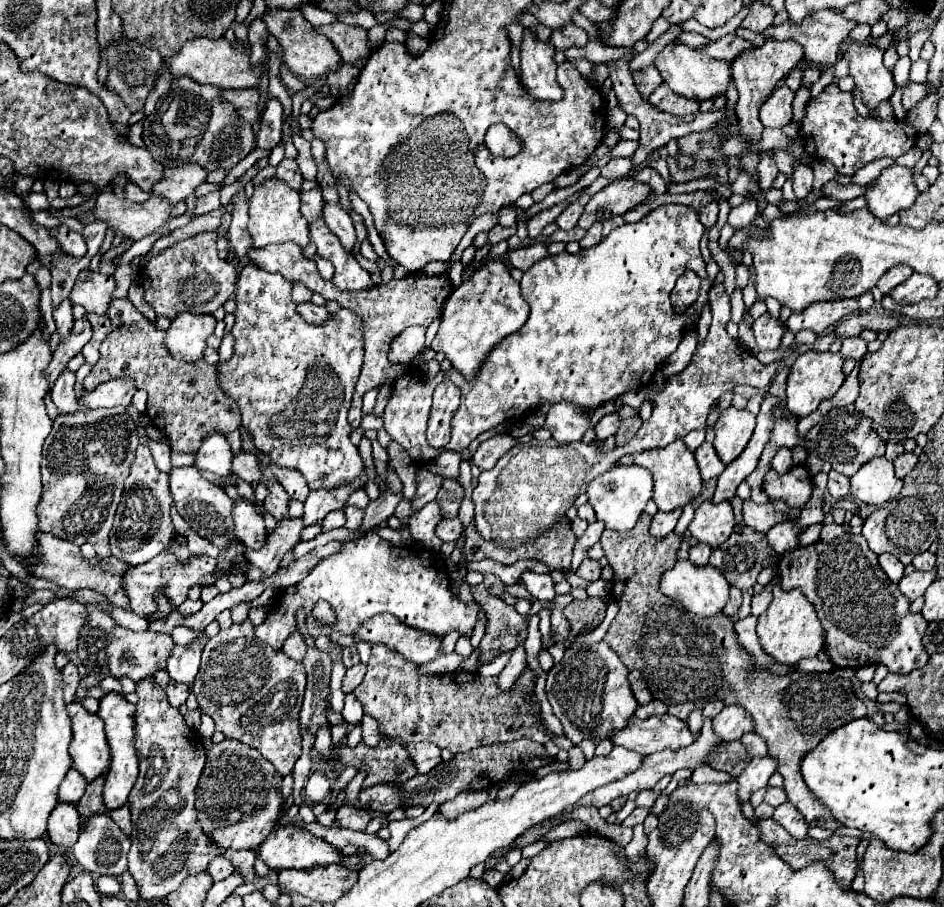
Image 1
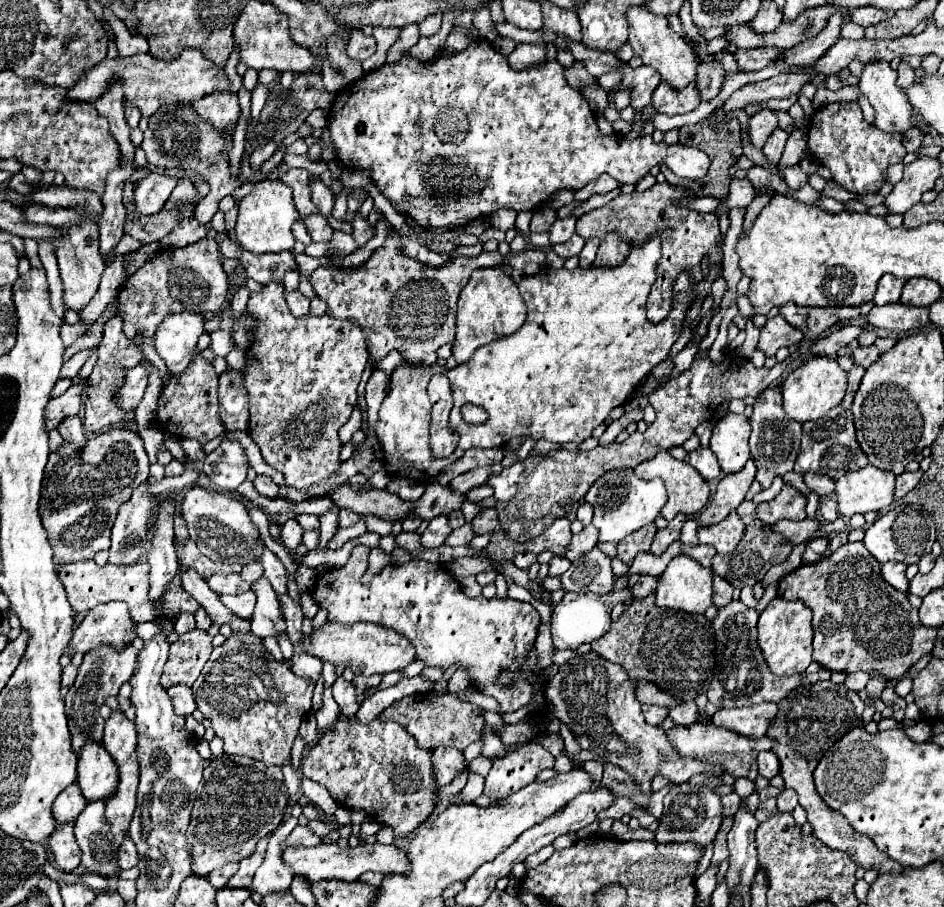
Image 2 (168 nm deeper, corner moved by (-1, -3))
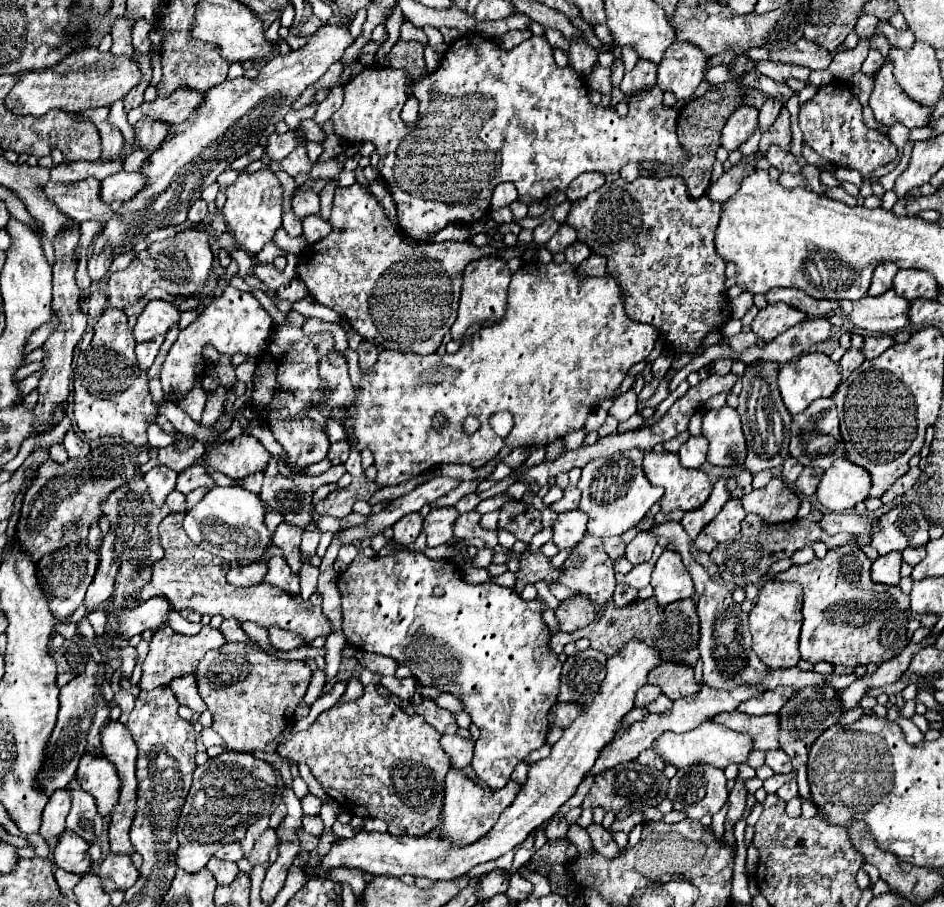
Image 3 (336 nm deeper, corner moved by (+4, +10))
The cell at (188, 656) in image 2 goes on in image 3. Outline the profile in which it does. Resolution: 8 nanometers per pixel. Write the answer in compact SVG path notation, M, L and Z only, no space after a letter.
M168 625L160 627L152 641L150 641L150 651L148 651L148 657L142 665L142 679L140 679L140 687L142 689L154 689L158 685L168 685L172 681L172 677L180 677L180 675L188 675L188 673L194 673L196 671L196 665L198 661L204 657L206 651L210 649L216 649L216 647L222 647L226 643L224 635L218 631L218 629L212 629L210 625L202 627L200 633L188 637L188 635L180 635L180 633L174 633Z

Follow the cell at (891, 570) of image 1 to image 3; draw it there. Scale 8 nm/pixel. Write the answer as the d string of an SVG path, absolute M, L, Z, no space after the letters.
M892 551L888 555L880 555L872 563L872 579L878 583L886 583L886 585L898 585L900 565L902 565L902 553Z

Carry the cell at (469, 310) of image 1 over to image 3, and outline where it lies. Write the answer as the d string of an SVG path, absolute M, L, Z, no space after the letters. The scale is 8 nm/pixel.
M492 255L492 257L482 257L468 263L464 269L464 285L462 285L462 297L460 297L460 307L458 307L458 319L454 321L450 329L452 339L462 343L464 333L474 323L500 321L508 309L508 285L510 285L510 269L504 259Z

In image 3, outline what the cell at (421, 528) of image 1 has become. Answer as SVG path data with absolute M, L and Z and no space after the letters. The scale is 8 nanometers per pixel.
M440 507L430 509L428 517L424 519L424 533L428 537L428 547L438 547L452 541L452 523L456 521L458 513L454 507Z

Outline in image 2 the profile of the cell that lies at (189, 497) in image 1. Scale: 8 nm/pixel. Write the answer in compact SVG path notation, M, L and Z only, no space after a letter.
M191 488L189 494L181 502L181 514L187 520L189 526L189 538L197 544L203 556L225 562L225 564L251 564L259 562L257 556L261 556L261 544L257 544L259 530L251 522L249 512L243 502L233 498L227 492L215 492L207 488Z

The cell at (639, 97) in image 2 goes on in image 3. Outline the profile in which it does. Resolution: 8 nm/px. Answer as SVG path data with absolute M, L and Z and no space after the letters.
M640 59L636 63L636 67L624 75L620 89L626 97L632 97L640 91L654 87L654 85L656 85L656 63Z

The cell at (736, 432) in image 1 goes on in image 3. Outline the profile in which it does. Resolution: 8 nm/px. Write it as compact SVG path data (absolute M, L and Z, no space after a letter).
M730 405L706 411L702 421L702 435L708 439L708 463L722 467L744 465L746 441L738 411Z

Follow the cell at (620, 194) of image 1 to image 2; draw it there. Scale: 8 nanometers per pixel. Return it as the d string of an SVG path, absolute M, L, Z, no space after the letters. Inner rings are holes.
M667 182L663 184L655 184L645 192L631 192L631 194L619 194L617 198L613 198L609 204L591 210L587 214L583 214L577 220L577 234L583 236L585 240L589 238L599 238L605 240L605 236L609 232L615 232L619 236L619 240L629 242L631 246L643 246L649 238L653 238L653 234L659 234L661 238L661 260L657 264L657 280L651 286L651 294L647 298L647 320L653 324L659 324L661 320L665 320L673 308L675 302L675 280L681 272L687 272L691 276L693 282L693 296L691 296L691 304L695 304L697 300L705 300L711 294L711 284L721 278L721 262L723 262L723 252L719 248L723 234L719 232L719 220L717 214L703 214L697 210L691 210L687 206L681 206L679 200L689 198L687 188L681 186L671 186ZM703 258L709 258L709 272L703 274Z

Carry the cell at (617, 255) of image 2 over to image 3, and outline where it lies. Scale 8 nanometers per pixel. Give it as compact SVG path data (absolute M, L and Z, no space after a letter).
M590 253L590 257L578 265L578 271L586 273L586 275L604 275L606 273L606 257L598 255L598 253Z

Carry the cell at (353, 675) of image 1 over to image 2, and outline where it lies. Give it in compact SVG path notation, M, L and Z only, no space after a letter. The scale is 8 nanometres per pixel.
M339 676L337 682L333 684L333 698L339 704L341 714L349 716L349 718L353 718L361 706L357 700L357 694L355 694L355 686L351 682L347 682L343 676Z

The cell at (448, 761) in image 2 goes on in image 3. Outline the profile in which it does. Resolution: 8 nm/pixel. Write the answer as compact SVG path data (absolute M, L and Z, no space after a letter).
M442 735L440 745L448 753L450 765L454 769L464 769L464 767L470 765L472 753L474 753L474 743L472 741L462 739L458 735Z

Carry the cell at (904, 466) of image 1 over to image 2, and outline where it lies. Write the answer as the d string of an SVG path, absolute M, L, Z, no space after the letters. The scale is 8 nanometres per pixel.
M919 470L919 472L903 472L901 476L897 476L893 498L895 498L895 500L901 500L907 492L911 492L911 490L919 484L921 476L923 476L923 472L921 472L921 470Z

